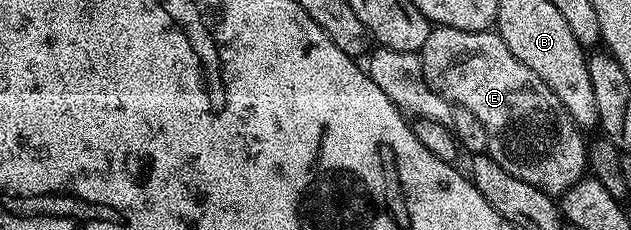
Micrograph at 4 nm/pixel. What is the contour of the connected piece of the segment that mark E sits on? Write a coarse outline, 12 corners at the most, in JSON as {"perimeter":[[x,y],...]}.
{"perimeter":[[436,26],[425,81],[486,126],[487,154],[563,197],[586,137],[495,30]]}

